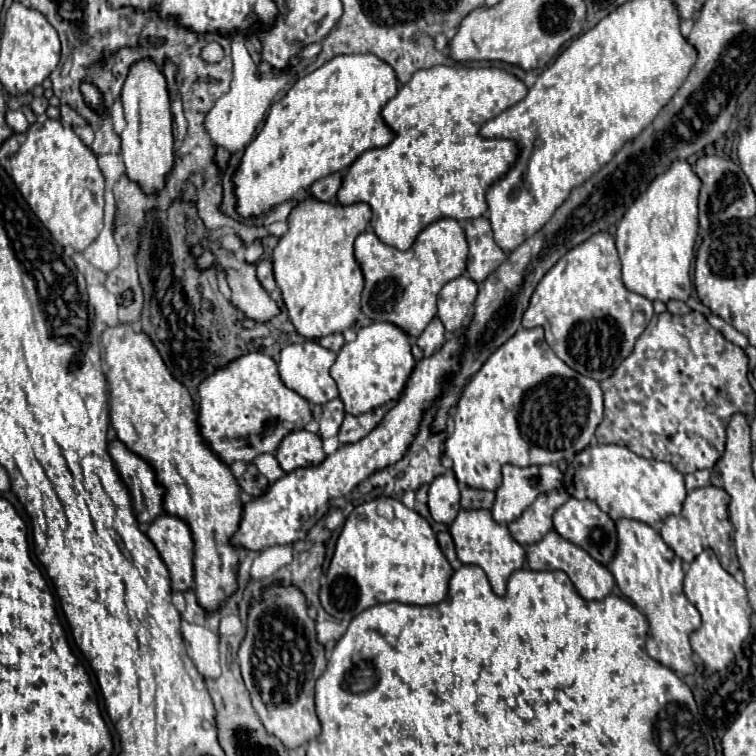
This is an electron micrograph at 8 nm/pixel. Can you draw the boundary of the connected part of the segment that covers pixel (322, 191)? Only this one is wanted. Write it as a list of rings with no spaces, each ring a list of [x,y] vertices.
[[[332,173],[332,175],[322,177],[320,181],[316,181],[308,189],[308,193],[312,197],[320,199],[320,201],[332,201],[332,199],[336,199],[336,193],[338,193],[340,185],[342,185],[342,173]]]

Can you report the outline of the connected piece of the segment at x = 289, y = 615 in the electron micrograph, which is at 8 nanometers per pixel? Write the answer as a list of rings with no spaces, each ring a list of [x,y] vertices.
[[[274,585],[264,591],[262,601],[254,601],[248,613],[248,633],[238,651],[238,663],[242,669],[244,685],[250,691],[252,705],[270,735],[282,741],[282,745],[292,751],[310,739],[320,735],[320,721],[314,711],[314,685],[326,669],[324,647],[316,639],[316,621],[308,617],[308,605],[300,589]]]

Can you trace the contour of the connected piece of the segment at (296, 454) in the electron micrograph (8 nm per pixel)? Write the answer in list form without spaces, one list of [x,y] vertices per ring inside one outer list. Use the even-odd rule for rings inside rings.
[[[306,429],[288,433],[276,449],[276,459],[280,467],[288,473],[298,467],[314,467],[324,461],[326,453],[322,449],[322,439],[318,433]]]

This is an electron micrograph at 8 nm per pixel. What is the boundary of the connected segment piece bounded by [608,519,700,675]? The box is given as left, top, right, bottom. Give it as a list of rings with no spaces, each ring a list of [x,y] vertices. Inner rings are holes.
[[[620,519],[616,521],[616,527],[618,551],[608,569],[614,575],[622,595],[628,597],[650,621],[646,653],[678,675],[694,675],[696,665],[692,661],[694,651],[690,647],[690,633],[700,627],[700,613],[682,591],[682,559],[646,523]]]

